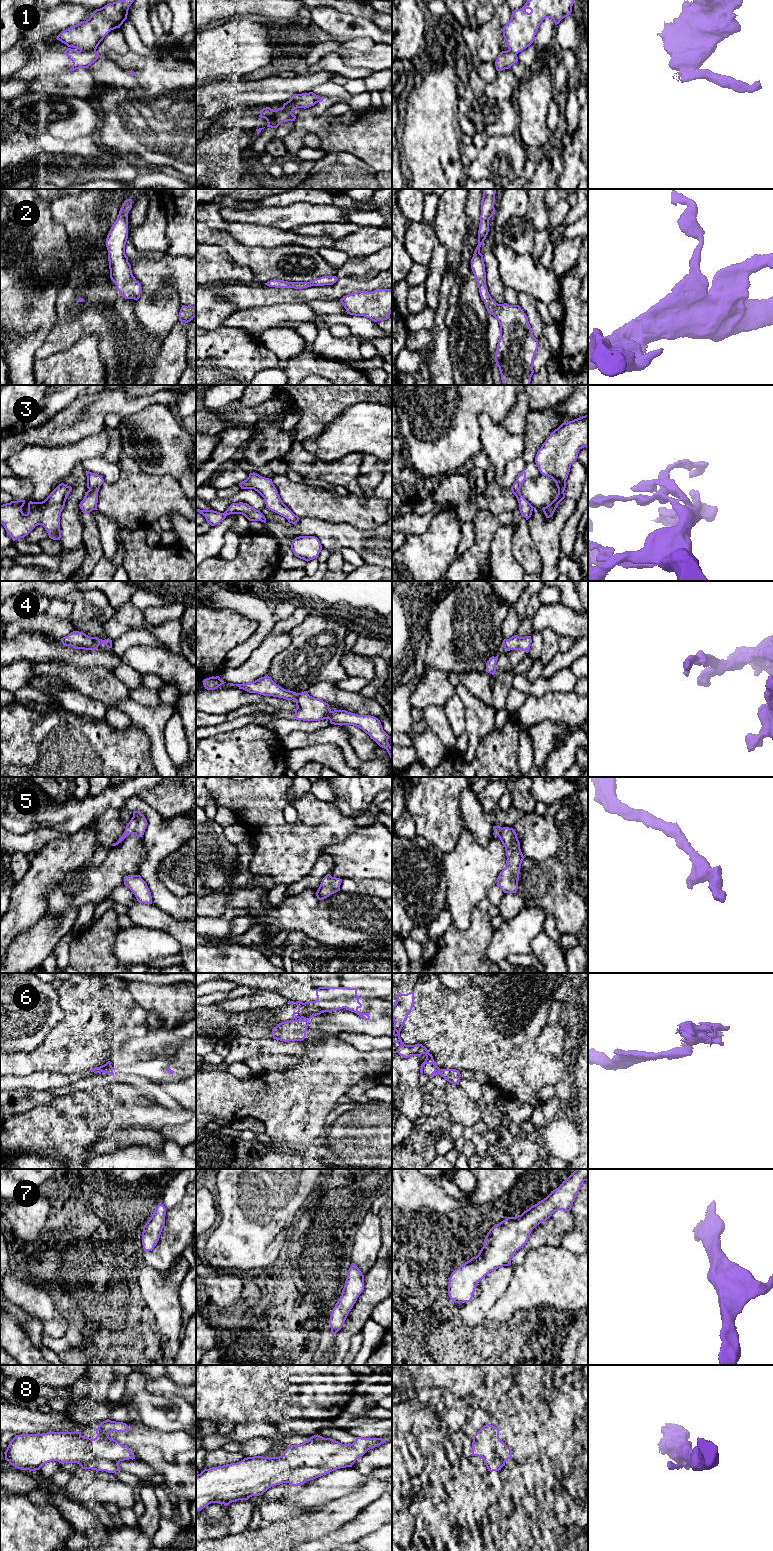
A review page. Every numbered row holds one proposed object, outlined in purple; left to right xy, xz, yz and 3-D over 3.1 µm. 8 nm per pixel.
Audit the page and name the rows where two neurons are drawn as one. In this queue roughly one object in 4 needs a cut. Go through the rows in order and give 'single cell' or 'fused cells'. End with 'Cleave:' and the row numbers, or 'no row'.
1: fused cells
2: single cell
3: single cell
4: single cell
5: single cell
6: fused cells
7: single cell
8: single cell
Cleave: 1, 6

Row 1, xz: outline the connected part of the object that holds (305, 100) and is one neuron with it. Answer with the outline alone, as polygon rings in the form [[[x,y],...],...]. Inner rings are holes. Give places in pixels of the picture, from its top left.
[[[313,92],[295,94],[289,101],[283,104],[282,108],[278,108],[277,110],[273,110],[270,107],[263,108],[260,110],[259,117],[265,118],[267,123],[270,124],[274,120],[278,120],[280,118],[280,113],[292,113],[297,108],[306,109],[314,106],[318,102],[322,102],[323,99],[324,98],[314,94]]]

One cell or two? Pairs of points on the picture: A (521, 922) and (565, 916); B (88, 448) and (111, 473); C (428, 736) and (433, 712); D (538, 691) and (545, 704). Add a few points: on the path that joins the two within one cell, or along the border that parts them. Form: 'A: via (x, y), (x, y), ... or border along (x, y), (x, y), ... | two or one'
A: border along (525, 906), (543, 909), (548, 915) | two
B: border along (102, 456), (88, 458), (84, 462) | two
C: border along (428, 728), (445, 746) | two
D: border along (564, 691), (550, 691), (541, 696), (527, 696) | two

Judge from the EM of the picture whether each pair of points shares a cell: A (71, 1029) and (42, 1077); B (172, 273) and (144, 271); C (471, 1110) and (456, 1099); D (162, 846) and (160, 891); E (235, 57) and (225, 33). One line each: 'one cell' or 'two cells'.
A: two cells
B: one cell
C: one cell
D: one cell
E: one cell

